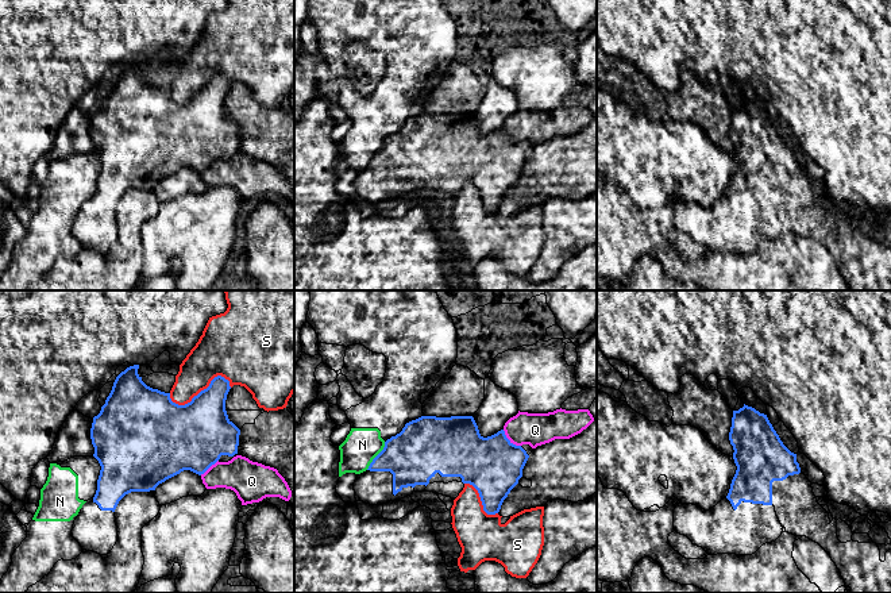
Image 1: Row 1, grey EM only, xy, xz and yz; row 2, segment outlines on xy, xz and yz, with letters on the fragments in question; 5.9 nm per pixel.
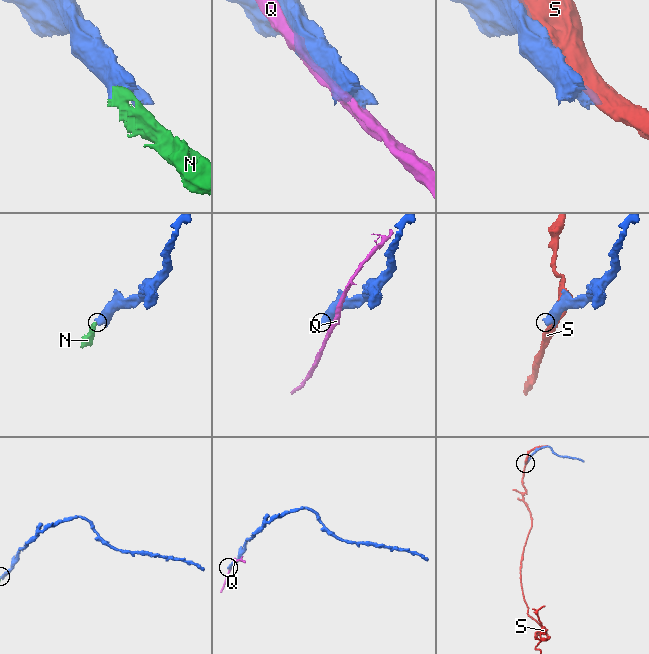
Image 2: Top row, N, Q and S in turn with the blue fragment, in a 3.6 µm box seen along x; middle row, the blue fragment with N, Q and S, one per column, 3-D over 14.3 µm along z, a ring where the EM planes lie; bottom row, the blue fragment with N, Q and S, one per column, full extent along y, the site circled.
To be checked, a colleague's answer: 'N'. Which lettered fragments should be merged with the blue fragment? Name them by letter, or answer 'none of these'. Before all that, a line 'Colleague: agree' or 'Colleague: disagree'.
Colleague: disagree
none of these

